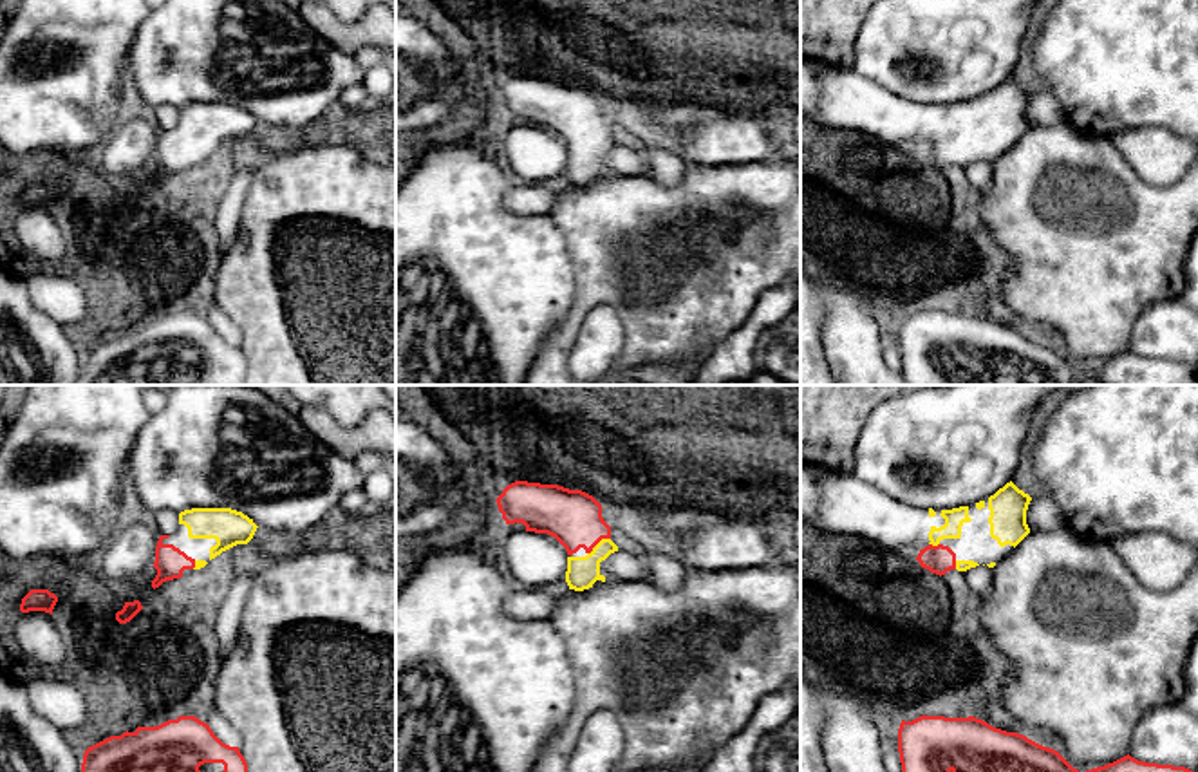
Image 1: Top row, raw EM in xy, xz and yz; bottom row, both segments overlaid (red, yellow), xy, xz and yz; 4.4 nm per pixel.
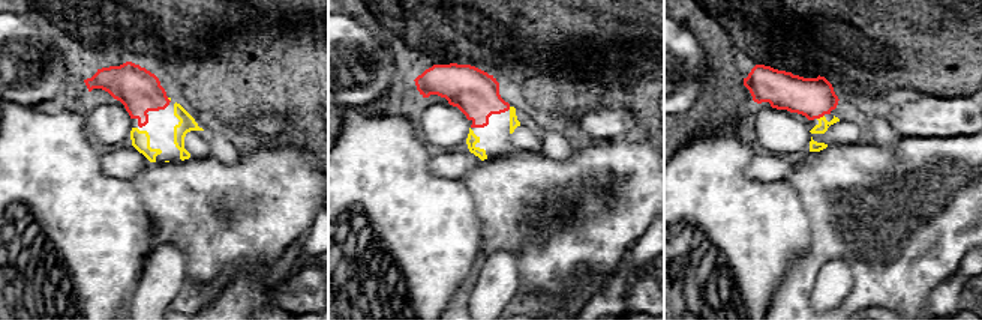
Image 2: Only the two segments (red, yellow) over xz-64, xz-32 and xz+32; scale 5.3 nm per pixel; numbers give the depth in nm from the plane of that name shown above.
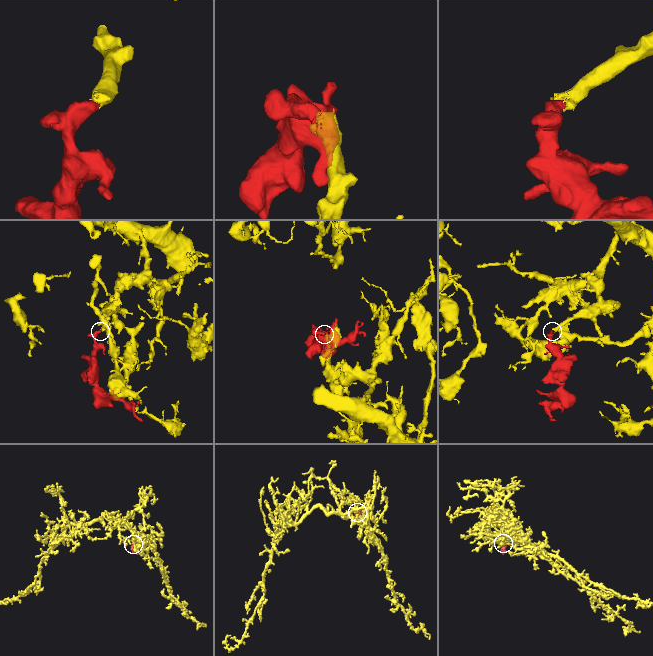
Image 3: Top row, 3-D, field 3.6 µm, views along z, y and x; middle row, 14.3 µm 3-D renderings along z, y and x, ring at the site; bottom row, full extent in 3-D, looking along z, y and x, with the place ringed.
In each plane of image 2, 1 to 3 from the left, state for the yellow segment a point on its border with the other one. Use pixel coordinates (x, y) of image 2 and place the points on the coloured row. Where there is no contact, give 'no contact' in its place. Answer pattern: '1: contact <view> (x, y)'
1: contact xz-64 (168, 99)
2: no contact
3: contact xz+32 (820, 116)

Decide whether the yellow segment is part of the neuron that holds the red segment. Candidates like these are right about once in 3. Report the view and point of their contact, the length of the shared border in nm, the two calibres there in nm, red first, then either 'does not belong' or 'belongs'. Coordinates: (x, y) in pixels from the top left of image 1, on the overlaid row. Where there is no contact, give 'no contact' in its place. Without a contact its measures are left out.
meets red in xz at (598, 541); contact 130 nm long; 240 nm thick on the red side, 140 nm on the other; belongs

